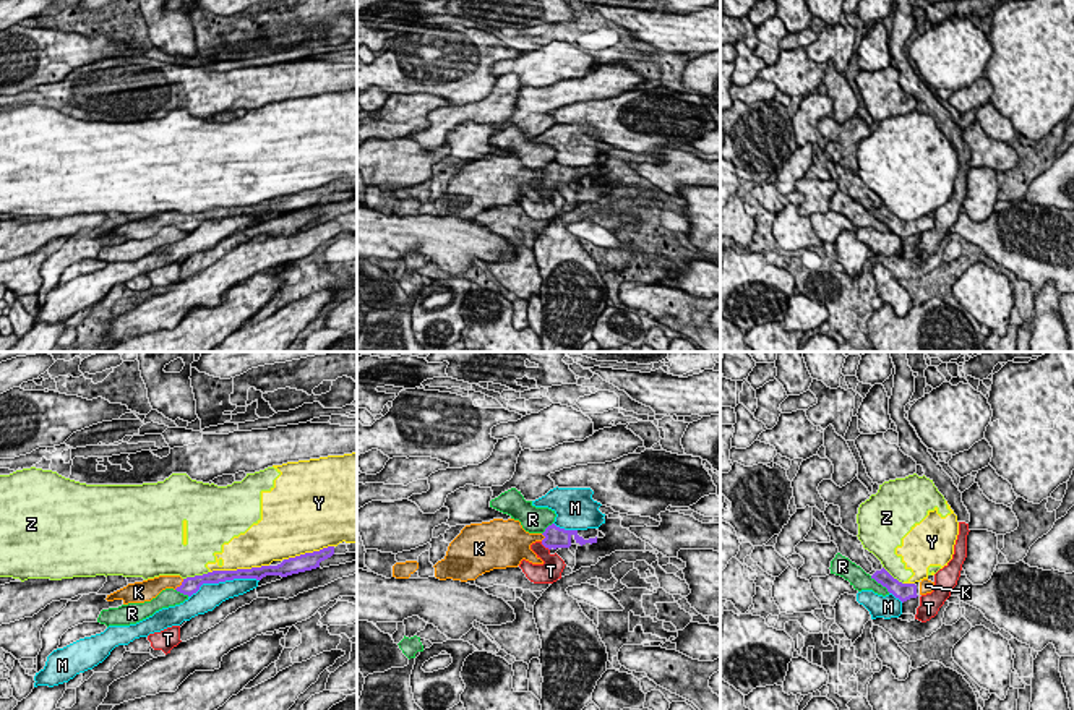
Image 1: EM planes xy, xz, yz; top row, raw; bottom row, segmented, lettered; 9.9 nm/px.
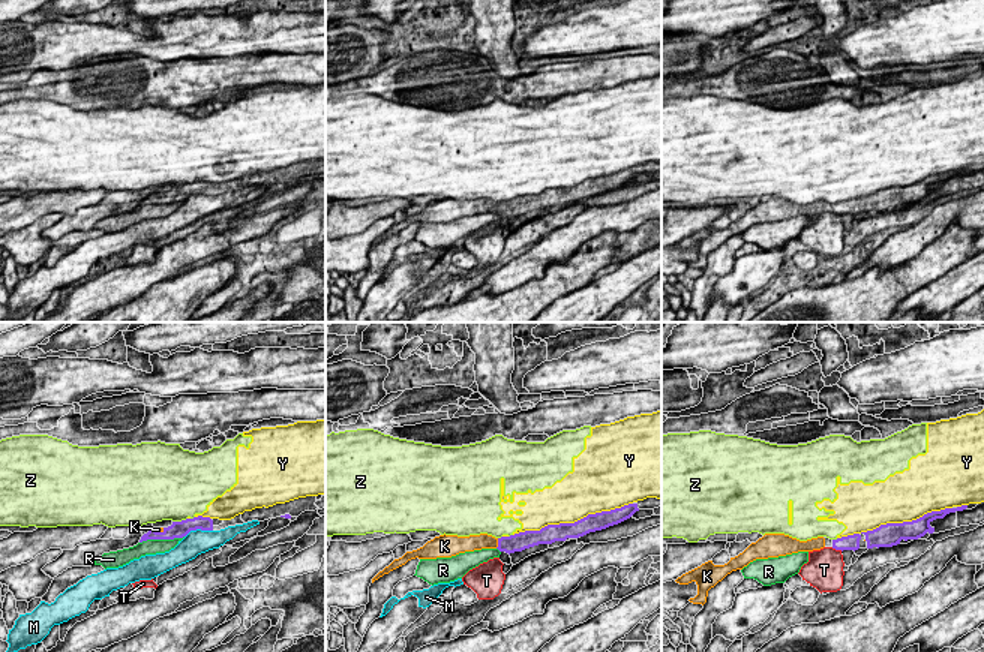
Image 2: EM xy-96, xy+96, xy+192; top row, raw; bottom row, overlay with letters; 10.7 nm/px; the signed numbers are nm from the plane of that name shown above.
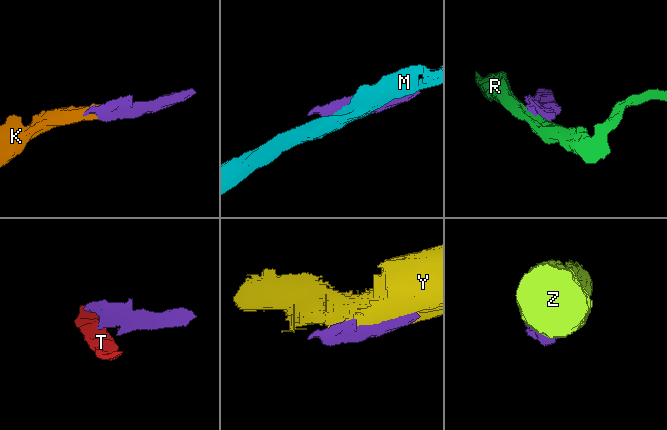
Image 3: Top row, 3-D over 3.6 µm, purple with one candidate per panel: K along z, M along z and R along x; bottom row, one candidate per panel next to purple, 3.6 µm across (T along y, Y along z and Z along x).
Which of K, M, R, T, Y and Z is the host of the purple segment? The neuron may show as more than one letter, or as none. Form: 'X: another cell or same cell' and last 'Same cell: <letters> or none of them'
K: same cell
M: another cell
R: another cell
T: another cell
Y: another cell
Z: another cell
Same cell: K

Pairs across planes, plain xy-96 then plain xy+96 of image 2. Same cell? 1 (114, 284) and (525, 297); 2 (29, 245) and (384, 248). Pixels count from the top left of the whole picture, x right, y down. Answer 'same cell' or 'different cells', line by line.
1: different cells
2: different cells

